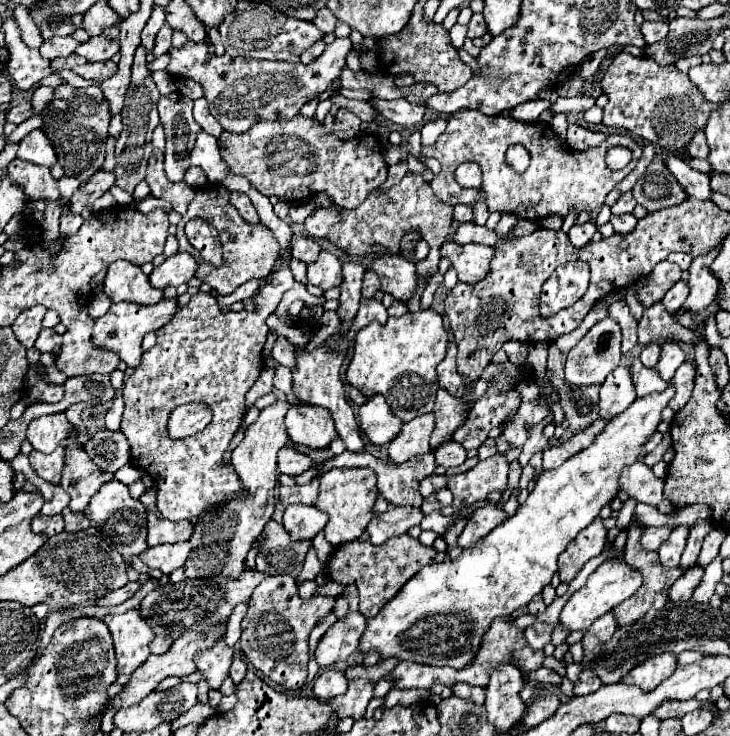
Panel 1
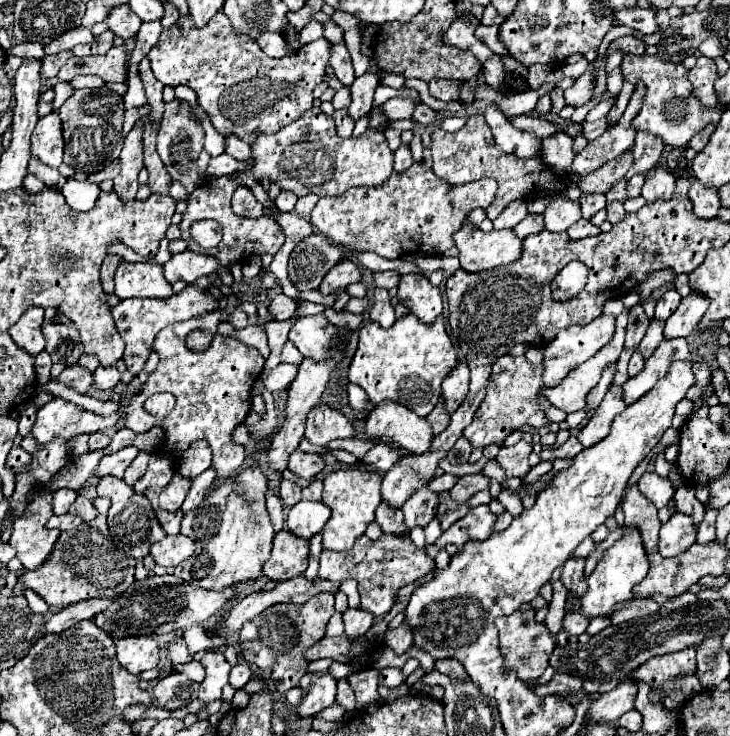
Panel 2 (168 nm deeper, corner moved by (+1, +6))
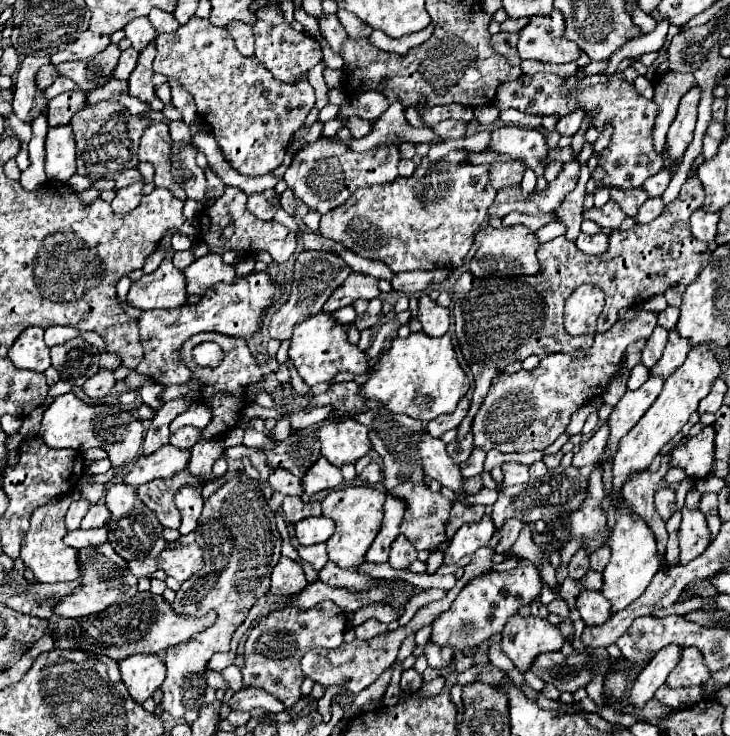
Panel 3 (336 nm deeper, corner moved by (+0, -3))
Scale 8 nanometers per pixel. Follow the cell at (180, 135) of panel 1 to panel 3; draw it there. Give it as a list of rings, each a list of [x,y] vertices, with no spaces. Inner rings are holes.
[[[184,147],[180,153],[172,151],[172,175],[174,181],[186,191],[188,199],[202,201],[206,195],[204,171],[196,165],[196,147]]]

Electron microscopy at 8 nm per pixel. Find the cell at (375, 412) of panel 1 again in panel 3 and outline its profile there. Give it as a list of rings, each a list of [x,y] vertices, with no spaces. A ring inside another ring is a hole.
[[[430,433],[422,435],[420,441],[420,457],[424,461],[424,473],[430,479],[436,479],[442,487],[448,487],[452,493],[466,497],[464,477],[460,473],[460,465],[456,465],[448,453],[442,439],[430,437]]]

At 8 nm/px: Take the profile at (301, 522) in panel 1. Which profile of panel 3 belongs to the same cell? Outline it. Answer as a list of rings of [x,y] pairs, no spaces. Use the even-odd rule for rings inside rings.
[[[310,517],[296,525],[296,539],[300,545],[316,545],[324,543],[334,535],[334,521],[326,517]]]

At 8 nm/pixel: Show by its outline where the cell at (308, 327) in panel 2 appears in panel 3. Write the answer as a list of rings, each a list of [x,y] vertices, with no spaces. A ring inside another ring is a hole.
[[[326,311],[302,321],[302,325],[294,327],[288,357],[292,359],[294,367],[298,369],[298,375],[302,377],[302,381],[306,385],[332,381],[336,377],[336,373],[340,373],[340,371],[350,371],[354,375],[362,375],[370,367],[364,351],[360,351],[356,345],[352,345],[348,341],[346,327],[342,323],[338,323],[332,317],[332,313],[326,313]]]

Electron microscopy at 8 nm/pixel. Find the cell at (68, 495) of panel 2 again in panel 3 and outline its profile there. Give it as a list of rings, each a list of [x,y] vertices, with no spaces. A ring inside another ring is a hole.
[[[78,499],[78,501],[74,501],[74,503],[70,505],[70,509],[68,509],[68,513],[66,513],[66,527],[68,527],[70,531],[80,529],[80,521],[82,521],[82,517],[86,515],[88,507],[90,507],[90,501],[86,501],[86,499]]]

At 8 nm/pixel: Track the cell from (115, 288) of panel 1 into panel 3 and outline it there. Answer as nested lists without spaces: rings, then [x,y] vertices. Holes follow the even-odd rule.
[[[169,247],[164,263],[150,275],[132,283],[126,301],[134,307],[146,309],[176,309],[188,303],[186,277],[172,265],[174,250]]]

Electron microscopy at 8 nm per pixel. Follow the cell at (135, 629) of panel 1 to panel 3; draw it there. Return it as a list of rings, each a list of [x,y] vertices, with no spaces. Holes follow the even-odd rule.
[[[134,655],[120,663],[120,677],[132,699],[142,705],[162,685],[166,665],[158,659],[158,655]]]

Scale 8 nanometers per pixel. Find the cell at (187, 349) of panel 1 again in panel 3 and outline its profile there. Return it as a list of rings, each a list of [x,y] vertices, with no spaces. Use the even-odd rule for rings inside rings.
[[[200,333],[200,335],[194,335],[192,339],[186,341],[186,345],[182,345],[180,349],[180,355],[182,359],[186,361],[186,365],[192,369],[192,379],[198,379],[204,383],[204,389],[200,393],[202,401],[212,409],[214,413],[214,419],[212,423],[204,429],[204,435],[202,439],[210,439],[210,437],[226,437],[236,425],[238,421],[242,419],[242,409],[244,409],[244,389],[250,385],[250,383],[256,383],[262,379],[262,371],[260,371],[260,365],[254,361],[254,357],[250,355],[248,351],[248,345],[244,341],[238,341],[236,337],[226,337],[226,335],[220,335],[220,333]],[[204,341],[214,341],[220,345],[222,353],[224,353],[224,359],[218,367],[210,369],[210,367],[200,367],[196,365],[194,357],[192,357],[192,349]]]

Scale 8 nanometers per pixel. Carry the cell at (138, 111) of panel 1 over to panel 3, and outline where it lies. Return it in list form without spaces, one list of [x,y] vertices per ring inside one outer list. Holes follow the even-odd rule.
[[[134,183],[130,187],[116,191],[116,197],[112,201],[112,209],[116,215],[124,217],[126,213],[134,211],[140,205],[140,199],[142,199],[142,183]]]

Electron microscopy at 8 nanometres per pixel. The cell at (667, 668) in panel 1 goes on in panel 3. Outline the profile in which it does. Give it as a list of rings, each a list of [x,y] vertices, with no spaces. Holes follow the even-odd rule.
[[[684,647],[682,661],[676,665],[674,673],[668,677],[670,687],[692,687],[704,685],[708,681],[708,667],[704,663],[704,655],[696,647]]]

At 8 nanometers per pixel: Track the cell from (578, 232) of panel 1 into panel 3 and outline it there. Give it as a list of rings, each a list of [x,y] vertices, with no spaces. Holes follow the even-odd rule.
[[[580,233],[576,247],[588,255],[598,255],[598,253],[606,253],[608,251],[608,235],[604,233],[596,233],[596,235],[584,235]]]

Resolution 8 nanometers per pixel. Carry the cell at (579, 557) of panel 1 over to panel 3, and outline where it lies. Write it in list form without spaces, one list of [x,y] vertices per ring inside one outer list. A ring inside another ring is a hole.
[[[582,589],[582,595],[578,597],[576,607],[578,607],[578,611],[580,611],[582,621],[586,623],[586,627],[602,625],[602,623],[606,623],[612,617],[610,603],[598,591],[586,591],[586,589]]]

